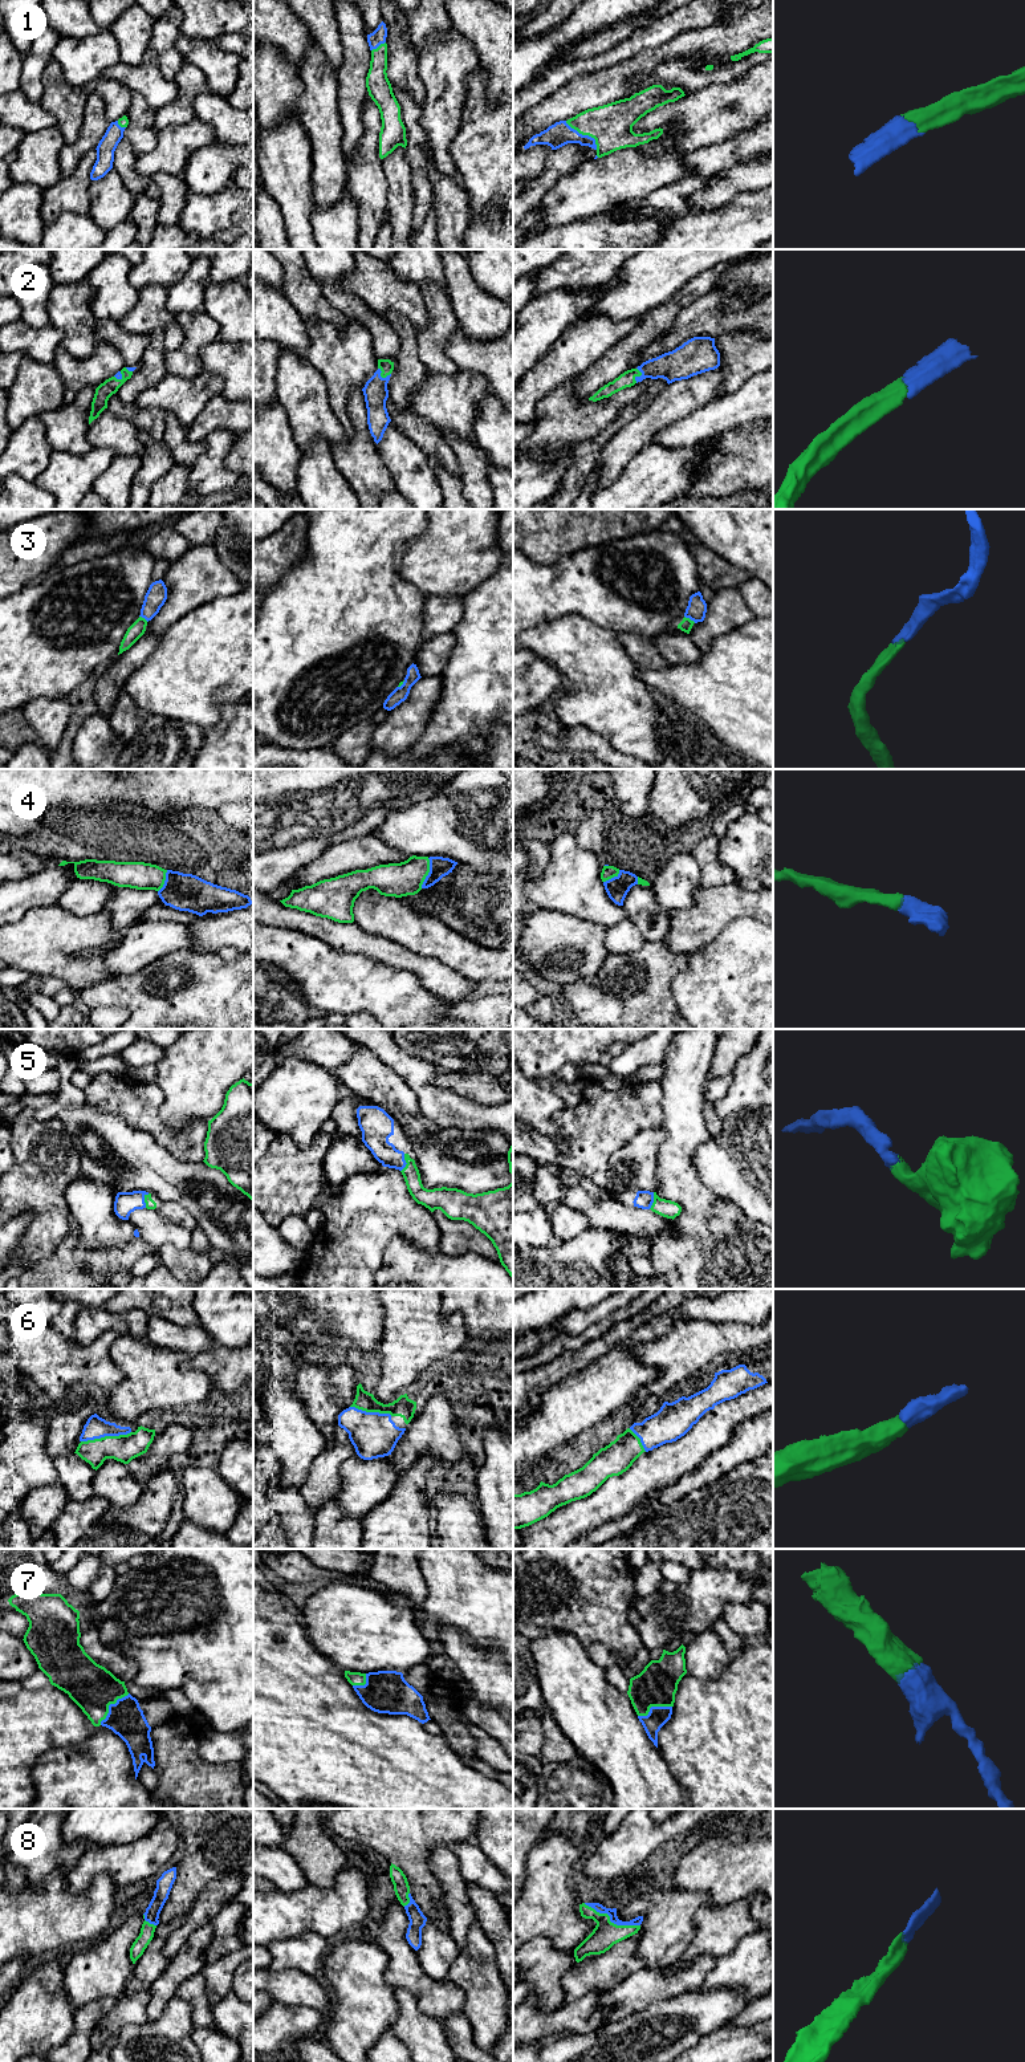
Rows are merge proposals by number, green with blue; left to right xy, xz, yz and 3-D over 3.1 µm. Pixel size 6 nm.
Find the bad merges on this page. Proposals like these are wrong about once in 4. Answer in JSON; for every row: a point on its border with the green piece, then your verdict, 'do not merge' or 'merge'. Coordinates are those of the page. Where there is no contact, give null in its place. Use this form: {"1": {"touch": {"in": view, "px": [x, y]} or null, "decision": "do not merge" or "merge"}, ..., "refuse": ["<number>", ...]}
{"1": {"touch": {"in": "yz", "px": [585, 134]}, "decision": "merge"}, "2": {"touch": {"in": "xz", "px": [382, 377]}, "decision": "merge"}, "3": {"touch": {"in": "yz", "px": [688, 618]}, "decision": "merge"}, "4": {"touch": {"in": "xz", "px": [428, 871]}, "decision": "merge"}, "5": {"touch": {"in": "xz", "px": [406, 1162]}, "decision": "merge"}, "6": {"touch": {"in": "xy", "px": [105, 1436]}, "decision": "merge"}, "7": {"touch": {"in": "xy", "px": [109, 1704]}, "decision": "merge"}, "8": {"touch": {"in": "yz", "px": [609, 1920]}, "decision": "merge"}, "refuse": []}

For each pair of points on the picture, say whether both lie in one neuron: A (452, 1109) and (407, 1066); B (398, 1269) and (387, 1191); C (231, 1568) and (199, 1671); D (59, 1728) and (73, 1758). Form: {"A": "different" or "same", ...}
{"A": "same", "B": "different", "C": "same", "D": "different"}

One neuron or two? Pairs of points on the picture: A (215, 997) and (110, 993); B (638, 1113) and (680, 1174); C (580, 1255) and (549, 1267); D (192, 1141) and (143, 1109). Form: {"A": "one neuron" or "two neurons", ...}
{"A": "one neuron", "B": "two neurons", "C": "one neuron", "D": "one neuron"}

